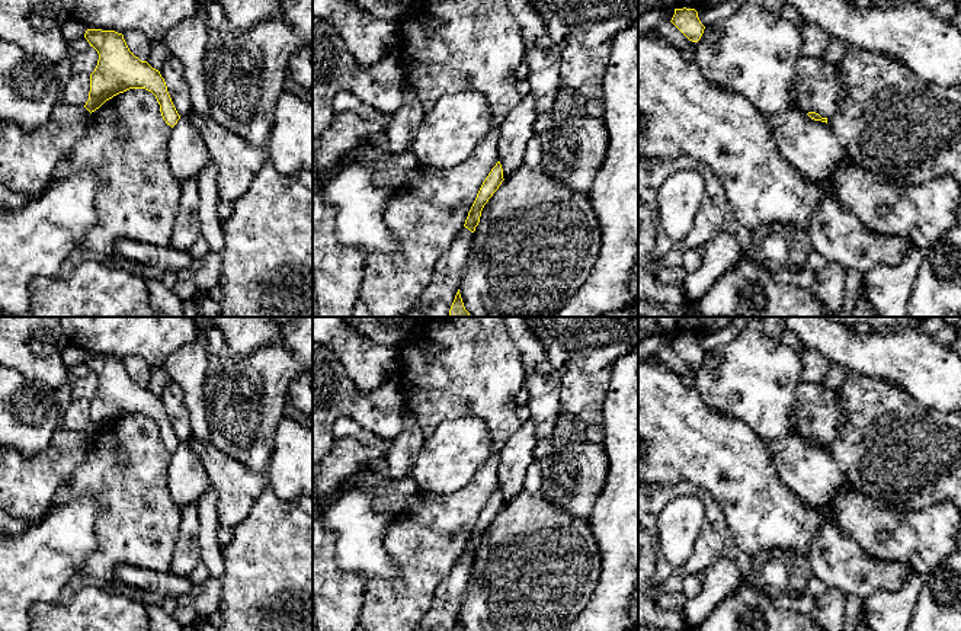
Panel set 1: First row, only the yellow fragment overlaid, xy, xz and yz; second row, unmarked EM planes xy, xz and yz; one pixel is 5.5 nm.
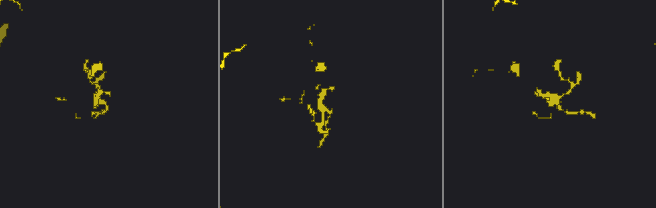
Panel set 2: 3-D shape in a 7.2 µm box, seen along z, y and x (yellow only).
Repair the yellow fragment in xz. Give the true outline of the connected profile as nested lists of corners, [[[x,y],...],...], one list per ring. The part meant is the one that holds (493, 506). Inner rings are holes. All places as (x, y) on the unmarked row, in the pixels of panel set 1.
[[[500,487],[496,489],[496,491],[491,494],[486,506],[483,507],[477,523],[468,538],[468,542],[465,545],[464,552],[468,554],[471,558],[475,557],[475,552],[480,548],[481,536],[484,531],[488,528],[488,525],[493,522],[493,519],[499,515],[499,512],[503,507],[503,494]]]

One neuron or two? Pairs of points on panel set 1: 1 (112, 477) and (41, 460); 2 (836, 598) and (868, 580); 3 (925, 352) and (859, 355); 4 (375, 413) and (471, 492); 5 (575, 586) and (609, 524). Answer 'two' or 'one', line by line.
1: two
2: two
3: one
4: two
5: two

